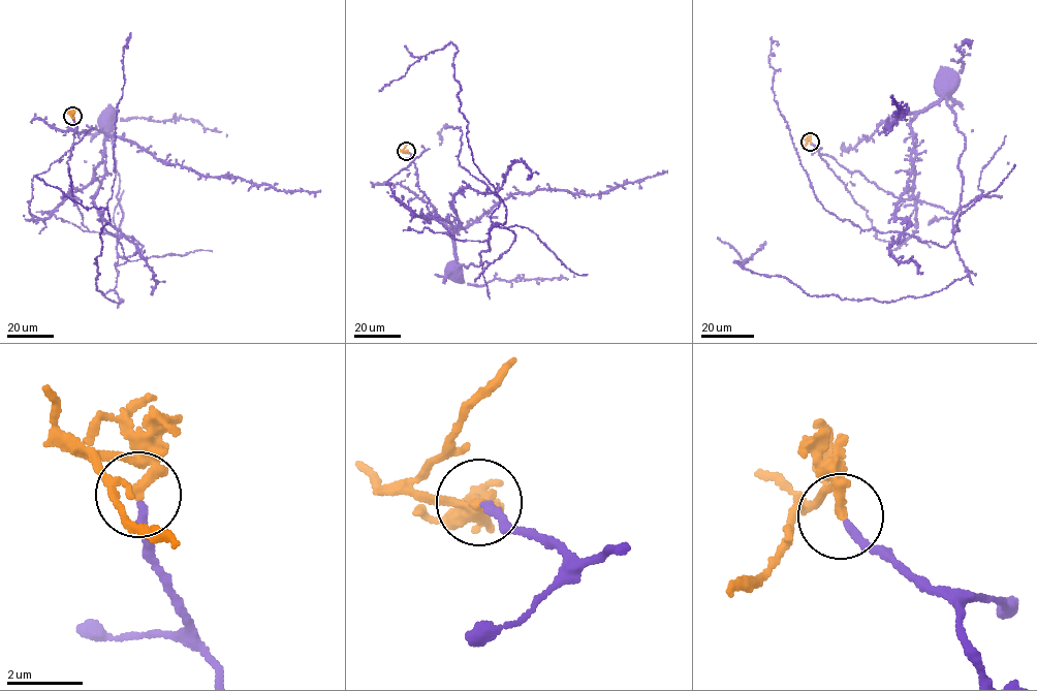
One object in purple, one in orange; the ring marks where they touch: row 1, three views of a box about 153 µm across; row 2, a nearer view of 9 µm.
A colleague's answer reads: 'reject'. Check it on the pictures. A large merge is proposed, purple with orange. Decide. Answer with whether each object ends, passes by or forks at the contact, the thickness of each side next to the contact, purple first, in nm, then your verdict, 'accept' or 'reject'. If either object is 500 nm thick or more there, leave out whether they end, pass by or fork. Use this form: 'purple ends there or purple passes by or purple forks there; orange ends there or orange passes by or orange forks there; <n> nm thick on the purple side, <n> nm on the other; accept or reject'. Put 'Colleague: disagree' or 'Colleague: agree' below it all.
purple ends there; orange ends there; 200 nm thick on the purple side, 280 nm on the other; reject
Colleague: agree

